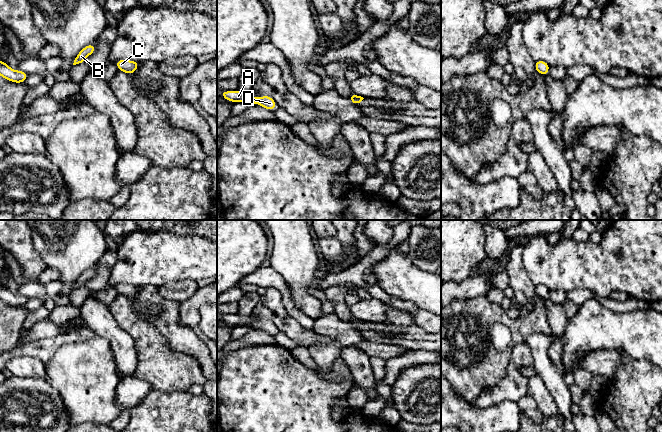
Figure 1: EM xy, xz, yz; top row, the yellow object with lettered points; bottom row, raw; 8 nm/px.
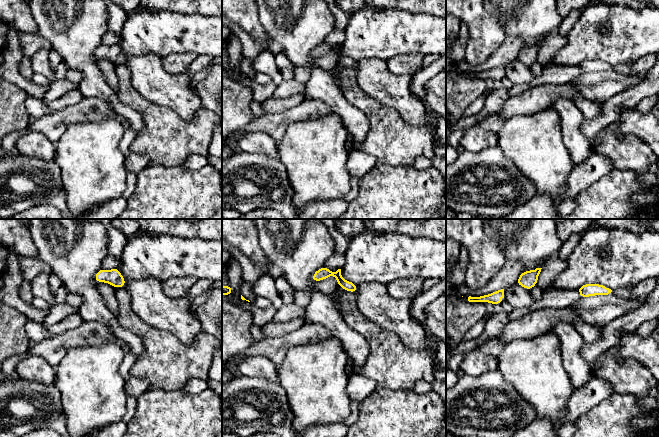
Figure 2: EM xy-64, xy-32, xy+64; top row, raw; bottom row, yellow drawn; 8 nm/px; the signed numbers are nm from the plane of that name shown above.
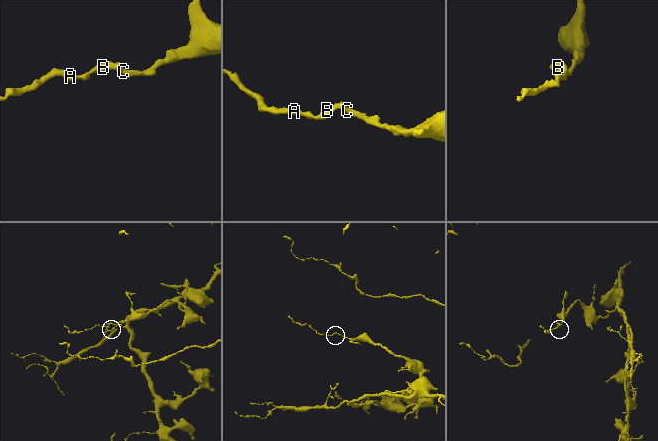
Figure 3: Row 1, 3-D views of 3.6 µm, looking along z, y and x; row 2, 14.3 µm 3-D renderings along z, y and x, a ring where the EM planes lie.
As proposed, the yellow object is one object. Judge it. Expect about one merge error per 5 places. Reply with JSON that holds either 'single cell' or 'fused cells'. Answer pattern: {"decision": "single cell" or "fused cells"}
{"decision": "single cell"}

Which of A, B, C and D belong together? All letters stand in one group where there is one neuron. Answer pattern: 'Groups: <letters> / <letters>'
Groups: A B C D

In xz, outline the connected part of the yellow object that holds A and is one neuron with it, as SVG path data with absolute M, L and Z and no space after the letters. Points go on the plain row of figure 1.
M238 314L236 315L221 315L220 319L230 325L230 326L248 326L252 328L258 328L270 335L274 335L274 333L278 330L272 320L261 320L258 322L255 322L251 319L250 316L240 316Z

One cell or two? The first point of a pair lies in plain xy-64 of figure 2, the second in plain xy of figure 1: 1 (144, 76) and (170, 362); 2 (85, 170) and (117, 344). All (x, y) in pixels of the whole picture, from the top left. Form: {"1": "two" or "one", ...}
{"1": "two", "2": "two"}

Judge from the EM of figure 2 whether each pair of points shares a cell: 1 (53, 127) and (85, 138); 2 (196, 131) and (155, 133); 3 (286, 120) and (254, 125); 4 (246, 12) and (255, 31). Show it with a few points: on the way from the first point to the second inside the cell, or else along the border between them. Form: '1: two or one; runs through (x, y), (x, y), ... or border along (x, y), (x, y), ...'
1: two; border along (86, 122), (70, 123), (55, 144)
2: one; runs through (186, 133), (165, 133)
3: one; runs through (278, 122), (262, 124)
4: one; runs through (246, 17), (252, 26)

